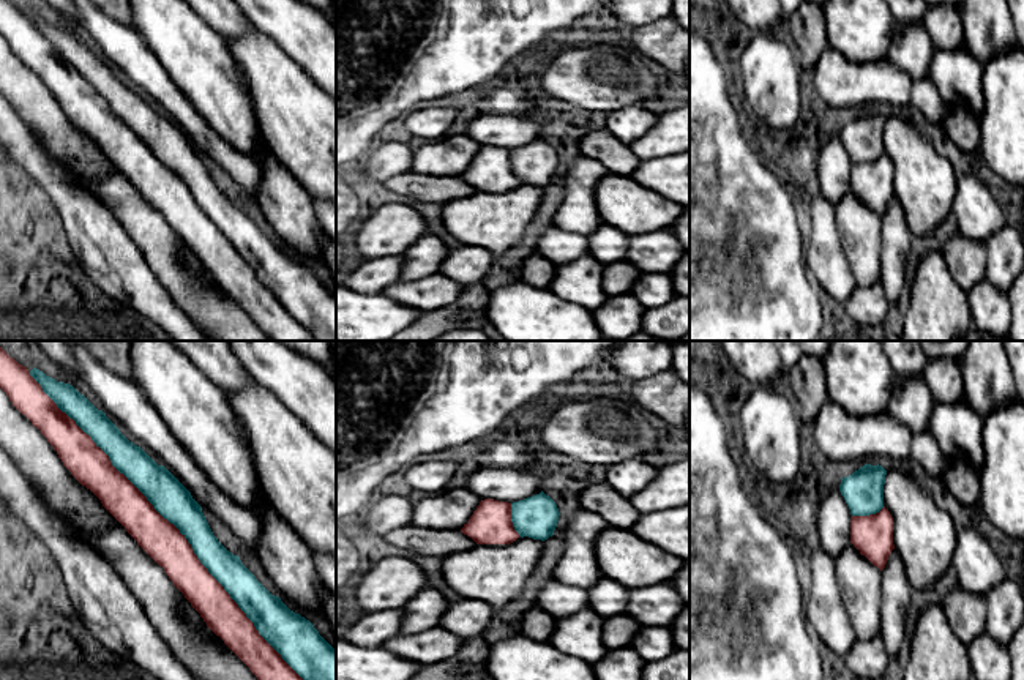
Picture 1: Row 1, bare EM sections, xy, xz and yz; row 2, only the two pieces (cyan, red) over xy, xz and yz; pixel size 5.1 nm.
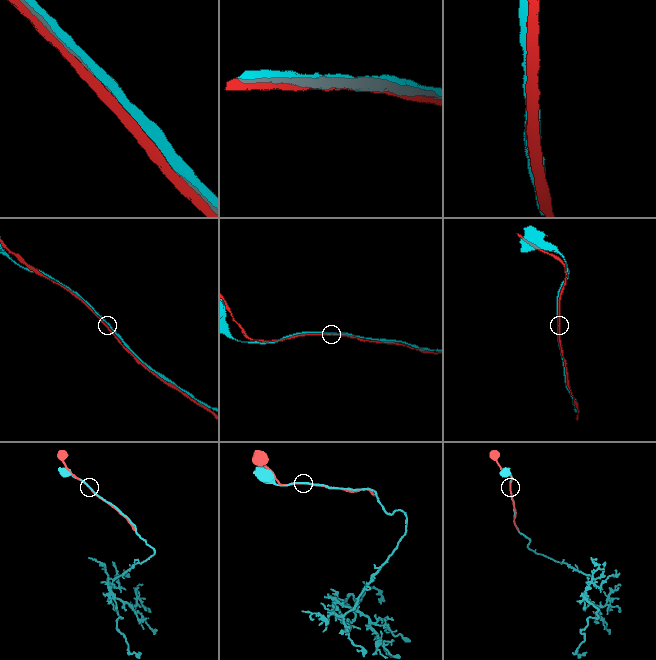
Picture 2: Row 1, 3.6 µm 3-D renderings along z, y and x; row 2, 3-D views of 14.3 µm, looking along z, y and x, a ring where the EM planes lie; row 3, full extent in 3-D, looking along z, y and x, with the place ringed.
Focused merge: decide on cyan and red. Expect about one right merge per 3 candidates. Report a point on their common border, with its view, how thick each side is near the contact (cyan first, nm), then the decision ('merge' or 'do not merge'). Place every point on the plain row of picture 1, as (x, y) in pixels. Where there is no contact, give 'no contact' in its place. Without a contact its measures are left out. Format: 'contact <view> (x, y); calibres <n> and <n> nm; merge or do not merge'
contact xy (180, 179); calibres 190 and 200 nm; do not merge

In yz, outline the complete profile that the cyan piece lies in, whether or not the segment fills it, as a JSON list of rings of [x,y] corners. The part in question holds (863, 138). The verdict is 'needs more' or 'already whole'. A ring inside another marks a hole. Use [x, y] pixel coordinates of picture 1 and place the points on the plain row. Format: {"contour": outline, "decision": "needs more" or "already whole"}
{"contour": [[[865,110],[852,121],[841,125],[839,139],[852,163],[869,163],[884,155],[885,121],[887,117],[882,112]]], "decision": "already whole"}

